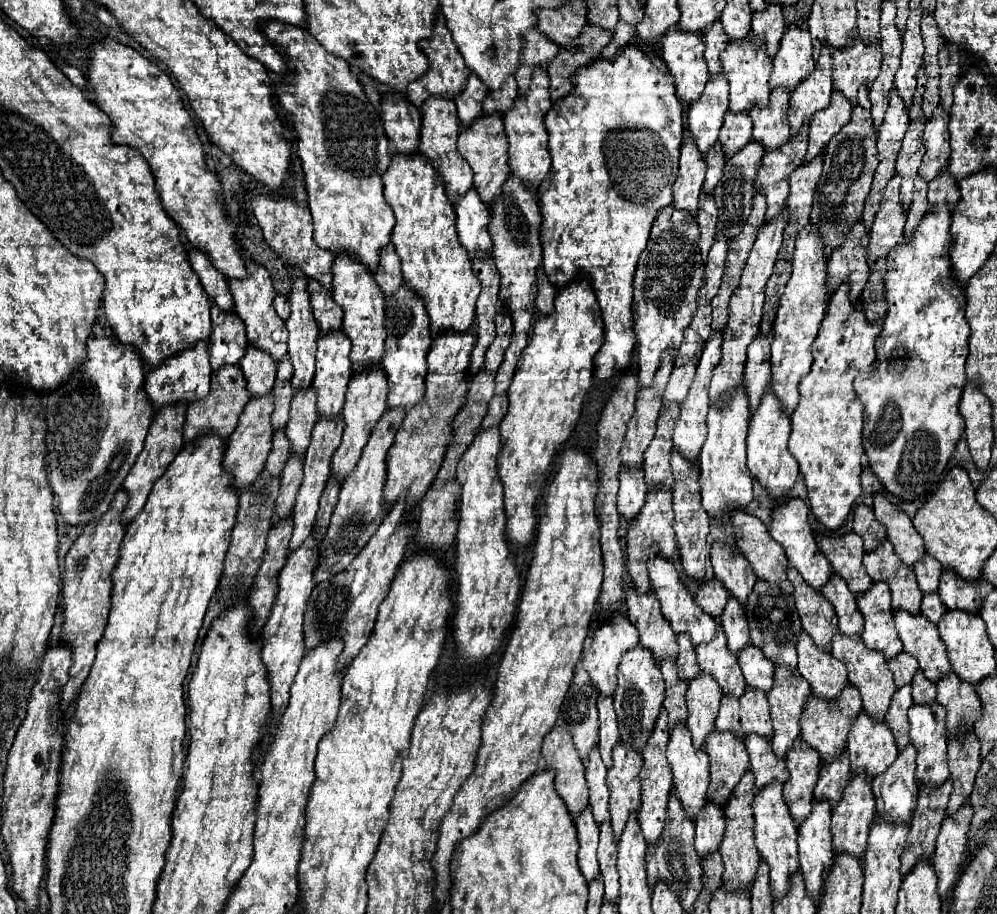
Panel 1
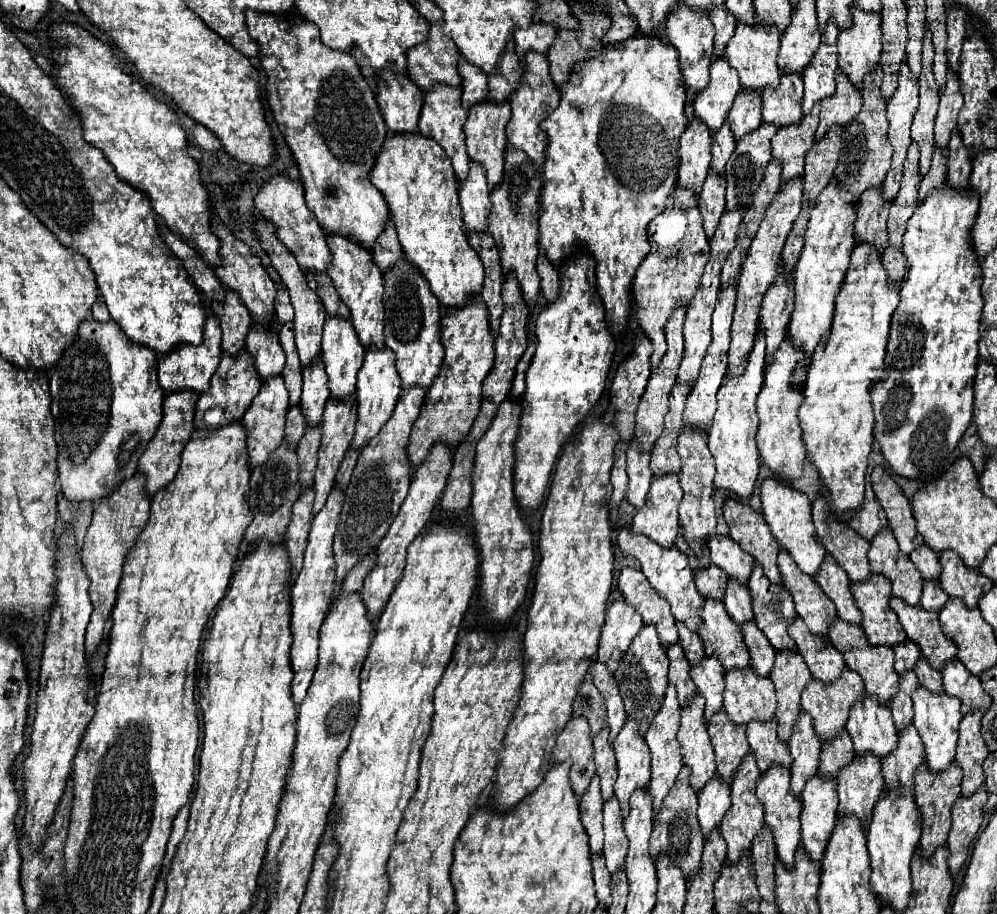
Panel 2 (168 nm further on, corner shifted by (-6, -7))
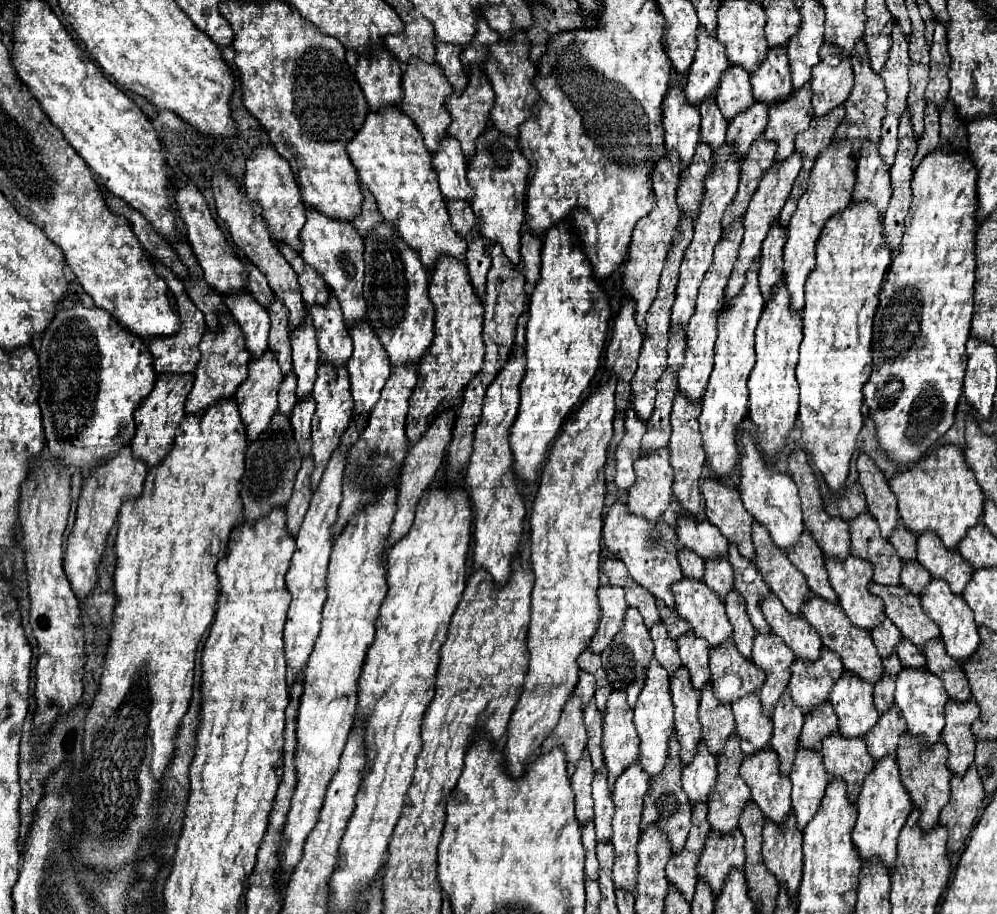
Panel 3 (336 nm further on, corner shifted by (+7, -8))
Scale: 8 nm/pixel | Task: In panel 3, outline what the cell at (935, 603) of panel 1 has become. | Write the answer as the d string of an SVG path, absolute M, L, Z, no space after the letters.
M906 562L902 576L900 576L900 586L908 588L916 596L920 596L924 592L926 584L930 584L930 580L932 580L932 576L926 572L926 568L922 568L918 562Z

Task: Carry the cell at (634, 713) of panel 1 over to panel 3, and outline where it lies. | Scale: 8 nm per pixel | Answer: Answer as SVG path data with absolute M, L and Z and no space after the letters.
M628 608L622 630L608 644L606 652L602 652L602 664L604 664L604 670L608 674L608 680L610 680L612 688L626 694L630 708L634 708L634 704L636 704L636 700L638 700L638 696L644 688L646 670L648 670L652 658L654 658L654 644L648 636L648 630L646 630L644 622L642 622L642 616L636 608Z

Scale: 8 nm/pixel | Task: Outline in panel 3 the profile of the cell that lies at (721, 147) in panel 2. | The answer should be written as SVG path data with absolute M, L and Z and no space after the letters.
M714 98L702 102L700 116L702 116L702 142L708 144L712 152L716 152L726 142L728 122L722 118L722 112L714 104Z

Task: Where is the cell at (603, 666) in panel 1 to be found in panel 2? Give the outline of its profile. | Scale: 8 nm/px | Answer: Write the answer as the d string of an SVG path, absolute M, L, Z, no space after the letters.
M625 599L613 601L607 609L607 619L601 631L597 661L605 663L609 671L615 671L619 667L623 653L627 651L627 647L631 645L633 637L639 633L641 627L641 615Z

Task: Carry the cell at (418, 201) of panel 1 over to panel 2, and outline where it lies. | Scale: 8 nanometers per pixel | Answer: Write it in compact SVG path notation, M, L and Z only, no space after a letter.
M419 131L415 135L387 135L375 159L375 167L371 169L369 181L383 193L407 259L429 281L431 291L437 295L441 307L461 307L471 299L471 295L479 293L483 287L483 263L467 241L461 219L461 205L457 199L459 185L451 167L451 159L445 155L441 145L435 139L423 137Z

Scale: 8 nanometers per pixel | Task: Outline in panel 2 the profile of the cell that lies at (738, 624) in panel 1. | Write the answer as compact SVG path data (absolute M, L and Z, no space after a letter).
M729 579L727 591L723 597L727 613L733 617L733 621L741 627L743 623L753 619L751 611L751 591L745 583L739 583L737 579Z

